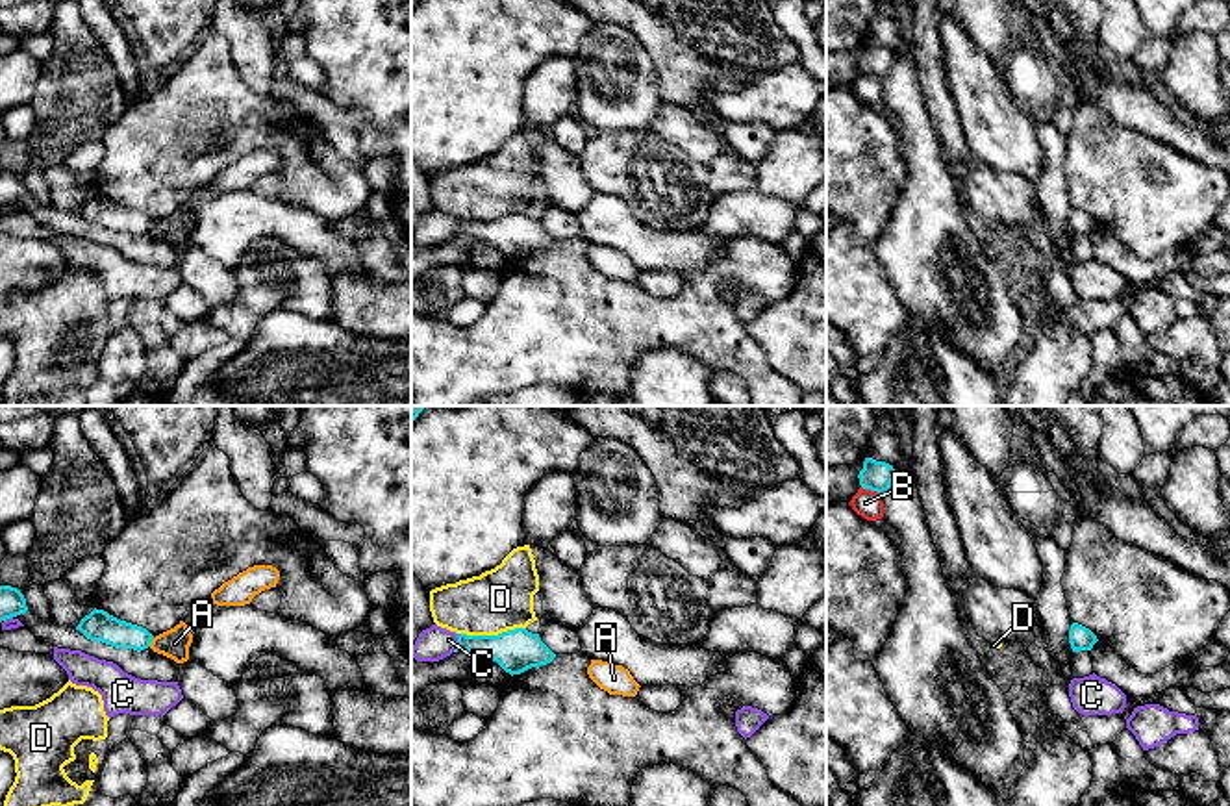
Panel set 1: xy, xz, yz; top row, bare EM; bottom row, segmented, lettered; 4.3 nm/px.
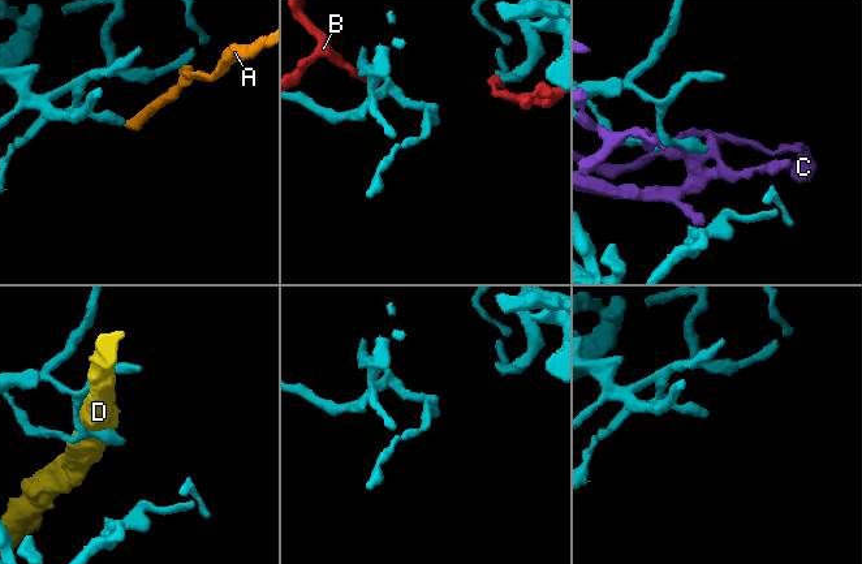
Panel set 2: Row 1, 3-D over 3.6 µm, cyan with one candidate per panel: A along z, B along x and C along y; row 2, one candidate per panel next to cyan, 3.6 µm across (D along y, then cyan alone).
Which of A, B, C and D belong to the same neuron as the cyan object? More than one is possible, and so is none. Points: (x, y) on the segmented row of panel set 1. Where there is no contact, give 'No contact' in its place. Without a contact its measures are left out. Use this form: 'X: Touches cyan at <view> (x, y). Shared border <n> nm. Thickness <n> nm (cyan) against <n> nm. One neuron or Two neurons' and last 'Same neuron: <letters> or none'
A: Touches cyan at xy (150, 642). Shared border 50 nm. Thickness 140 nm (cyan) against 130 nm. Two neurons
B: Touches cyan at yz (873, 490). Shared border 100 nm. Thickness 130 nm (cyan) against 120 nm. Two neurons
C: Touches cyan at xz (458, 643). Shared border 80 nm. Thickness 180 nm (cyan) against 150 nm. Two neurons
D: Touches cyan at xz (491, 636). Shared border 300 nm. Thickness 190 nm (cyan) against 280 nm. Two neurons
Same neuron: none

